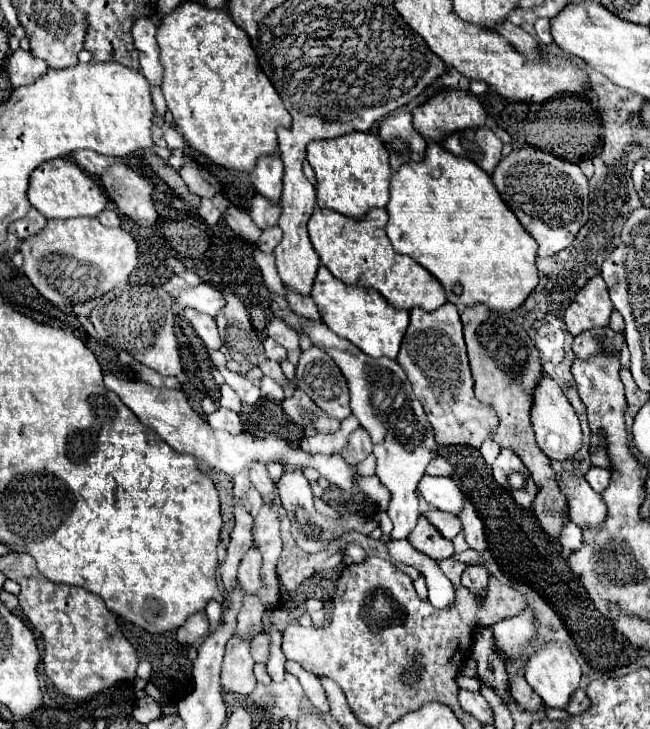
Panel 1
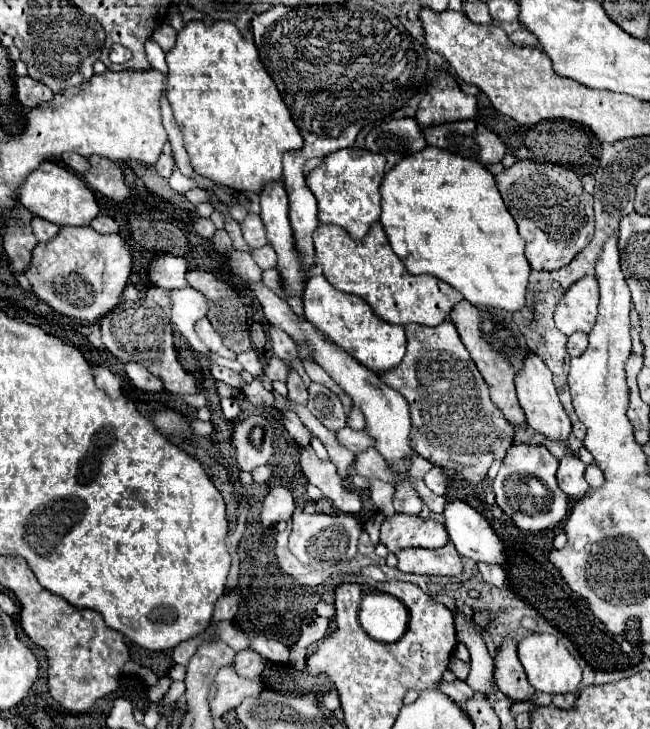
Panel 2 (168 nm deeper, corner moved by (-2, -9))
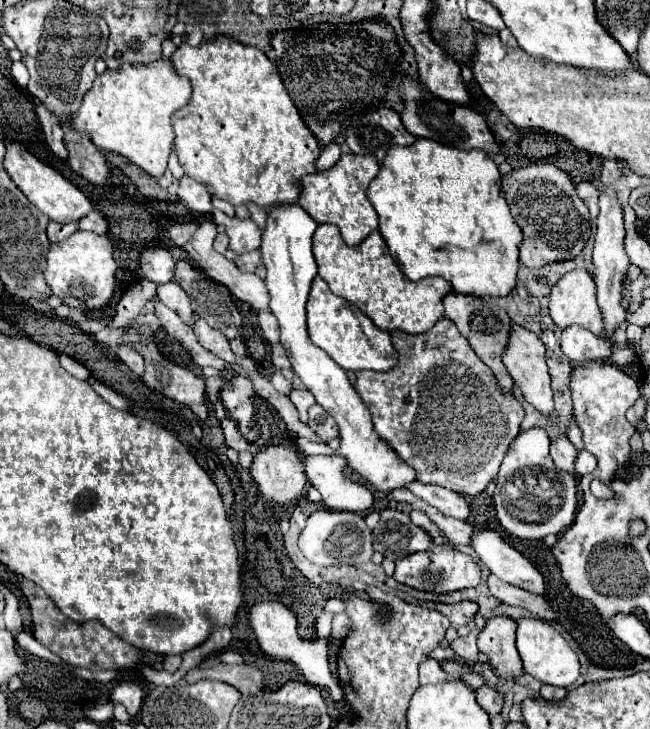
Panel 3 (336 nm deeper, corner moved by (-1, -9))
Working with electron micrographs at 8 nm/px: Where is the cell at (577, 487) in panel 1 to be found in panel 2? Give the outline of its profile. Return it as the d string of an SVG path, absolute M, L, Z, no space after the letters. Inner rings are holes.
M567 456L559 462L557 482L559 482L561 490L567 494L569 502L579 502L587 494L589 486L583 478L583 472L585 472L585 464L575 456Z

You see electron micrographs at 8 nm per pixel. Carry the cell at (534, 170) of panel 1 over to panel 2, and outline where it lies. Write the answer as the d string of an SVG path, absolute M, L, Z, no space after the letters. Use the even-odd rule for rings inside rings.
M519 160L511 168L505 168L501 174L495 176L499 192L519 226L519 234L527 244L525 256L533 270L557 270L567 266L593 238L593 196L585 192L581 180L569 168L549 162L533 162L533 160Z

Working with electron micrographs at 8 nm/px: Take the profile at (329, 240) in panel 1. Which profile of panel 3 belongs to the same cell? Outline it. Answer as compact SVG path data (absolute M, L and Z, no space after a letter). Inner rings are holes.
M320 224L314 232L314 258L318 264L318 274L328 282L330 290L362 310L380 330L422 334L444 316L442 298L452 290L452 286L440 276L424 278L420 282L408 280L390 256L378 230L372 232L362 244L348 246L336 226Z

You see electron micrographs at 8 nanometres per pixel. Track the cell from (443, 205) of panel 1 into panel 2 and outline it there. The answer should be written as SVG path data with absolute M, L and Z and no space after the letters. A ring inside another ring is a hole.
M427 146L417 154L405 156L381 182L381 224L393 252L403 260L411 274L431 274L447 282L475 306L491 306L517 312L525 306L531 266L525 258L525 242L517 232L513 216L503 204L497 184L489 170L475 160L465 160L453 152Z

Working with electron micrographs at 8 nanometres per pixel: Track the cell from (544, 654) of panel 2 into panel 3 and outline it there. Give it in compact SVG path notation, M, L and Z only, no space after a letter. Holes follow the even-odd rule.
M522 616L516 624L518 624L516 646L518 646L520 658L524 662L524 670L528 674L532 674L534 678L542 680L544 684L562 686L562 688L568 688L570 684L574 684L576 678L580 676L580 662L578 662L576 652L568 646L568 642L550 624L542 622L542 620Z

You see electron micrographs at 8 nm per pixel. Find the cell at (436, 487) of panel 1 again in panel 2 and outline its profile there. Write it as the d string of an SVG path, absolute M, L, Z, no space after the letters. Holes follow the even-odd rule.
M451 500L443 510L451 542L461 556L475 562L505 564L507 554L501 538L491 530L485 518L461 500Z

